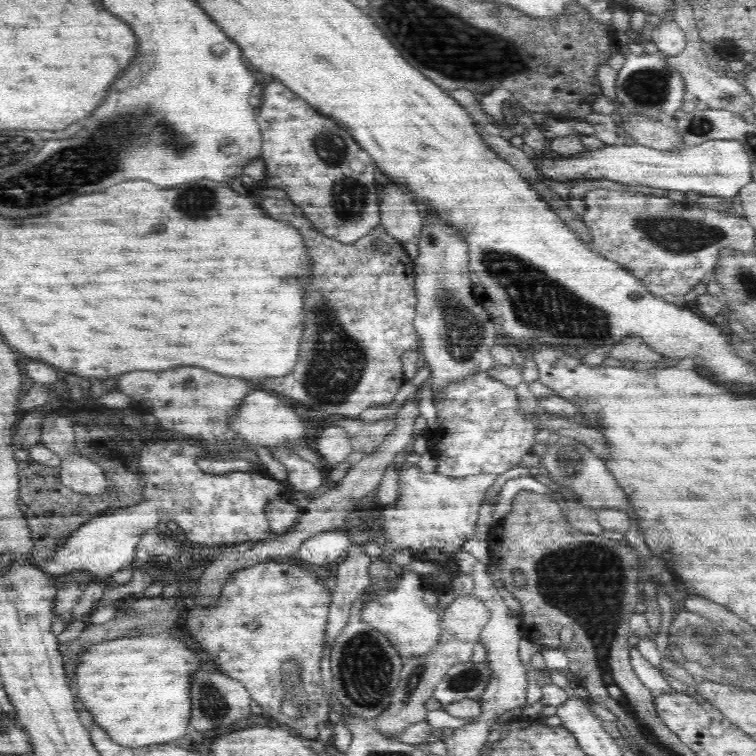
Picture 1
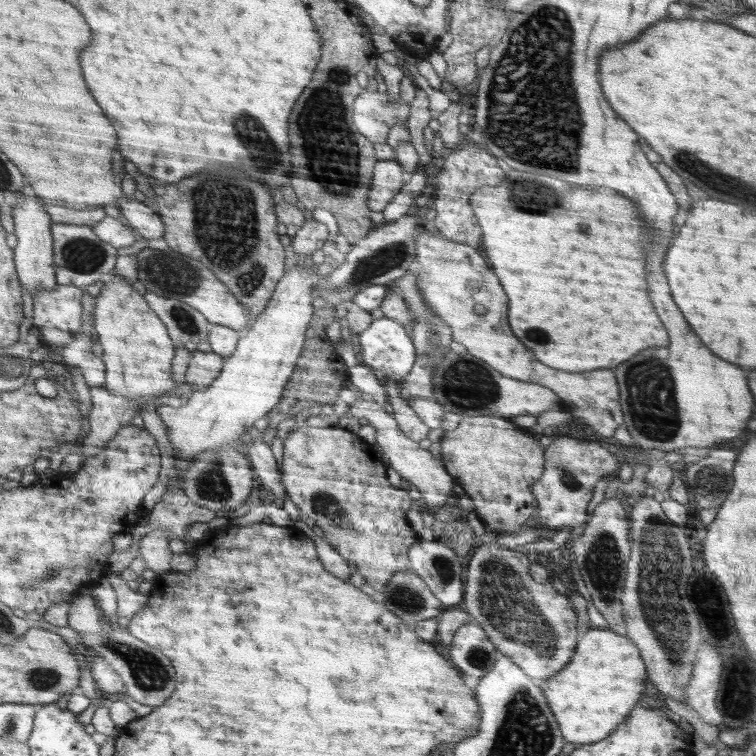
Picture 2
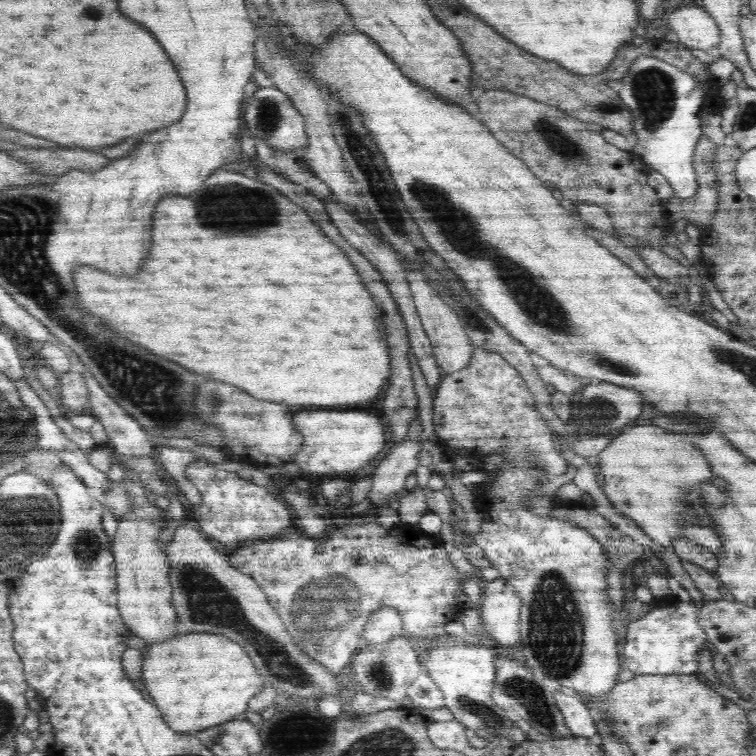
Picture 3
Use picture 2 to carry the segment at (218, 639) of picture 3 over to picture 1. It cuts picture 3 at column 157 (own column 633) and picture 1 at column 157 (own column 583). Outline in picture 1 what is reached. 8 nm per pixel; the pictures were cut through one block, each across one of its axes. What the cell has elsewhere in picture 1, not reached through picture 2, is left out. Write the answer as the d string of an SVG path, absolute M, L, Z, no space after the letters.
M140 634L94 643L78 656L74 683L78 698L92 714L97 728L110 736L109 740L128 748L164 745L176 742L186 734L190 720L190 698L188 698L189 672L200 666L199 654L184 638L160 638L159 634Z

